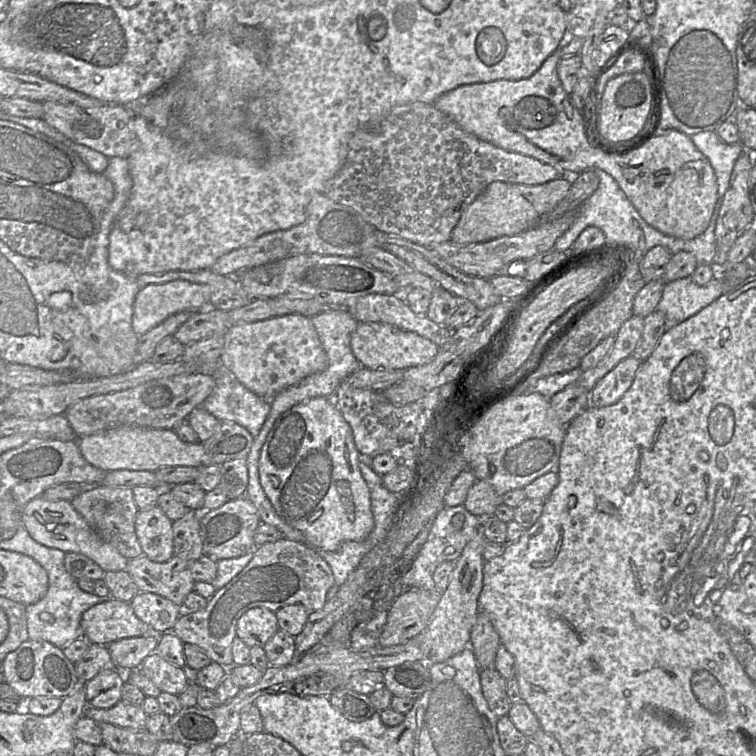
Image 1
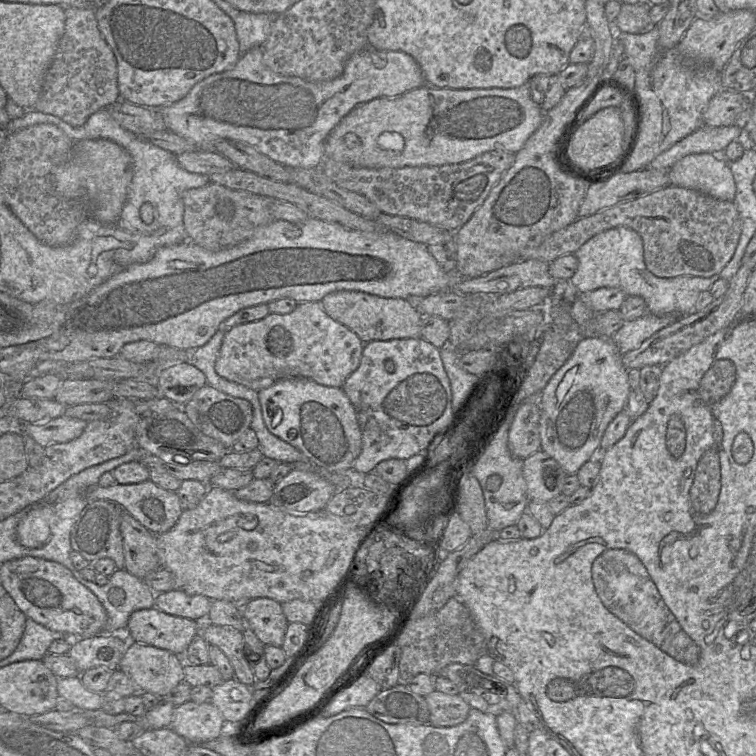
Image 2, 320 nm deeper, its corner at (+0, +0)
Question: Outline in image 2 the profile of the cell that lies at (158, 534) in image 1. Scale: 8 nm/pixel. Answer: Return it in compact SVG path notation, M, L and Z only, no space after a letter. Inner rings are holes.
M151 479L138 484L116 483L109 487L102 487L97 484L88 489L88 503L103 499L118 503L155 535L169 531L177 523L183 511L177 492L165 490L156 485Z

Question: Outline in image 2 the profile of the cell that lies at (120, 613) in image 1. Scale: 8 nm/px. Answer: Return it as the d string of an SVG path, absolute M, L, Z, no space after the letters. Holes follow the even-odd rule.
M154 606L133 612L126 631L131 642L182 656L197 634L197 624L194 620L167 614Z

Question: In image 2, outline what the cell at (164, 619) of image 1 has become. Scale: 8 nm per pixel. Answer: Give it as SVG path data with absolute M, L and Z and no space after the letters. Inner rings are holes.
M181 590L157 593L155 596L155 607L159 610L194 621L208 616L211 602L206 596L189 595Z

